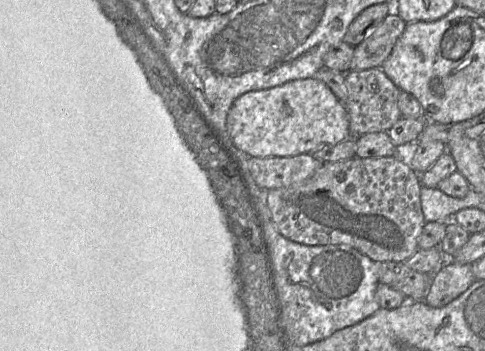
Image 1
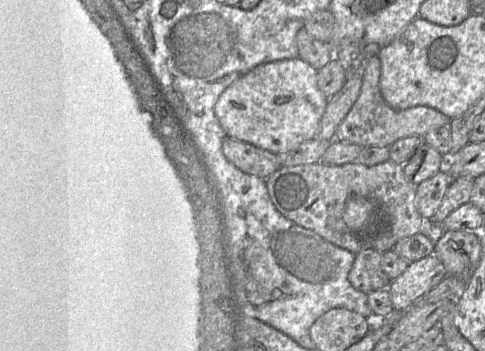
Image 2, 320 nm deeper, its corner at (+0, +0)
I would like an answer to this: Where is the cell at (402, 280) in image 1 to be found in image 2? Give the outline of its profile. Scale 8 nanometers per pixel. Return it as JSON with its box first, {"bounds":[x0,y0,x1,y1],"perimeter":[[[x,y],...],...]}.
{"bounds":[348,248,392,294],"perimeter":[[[363,248],[356,254],[348,275],[349,281],[355,289],[368,294],[389,287],[392,280],[381,267],[381,256],[381,252],[372,248]]]}

